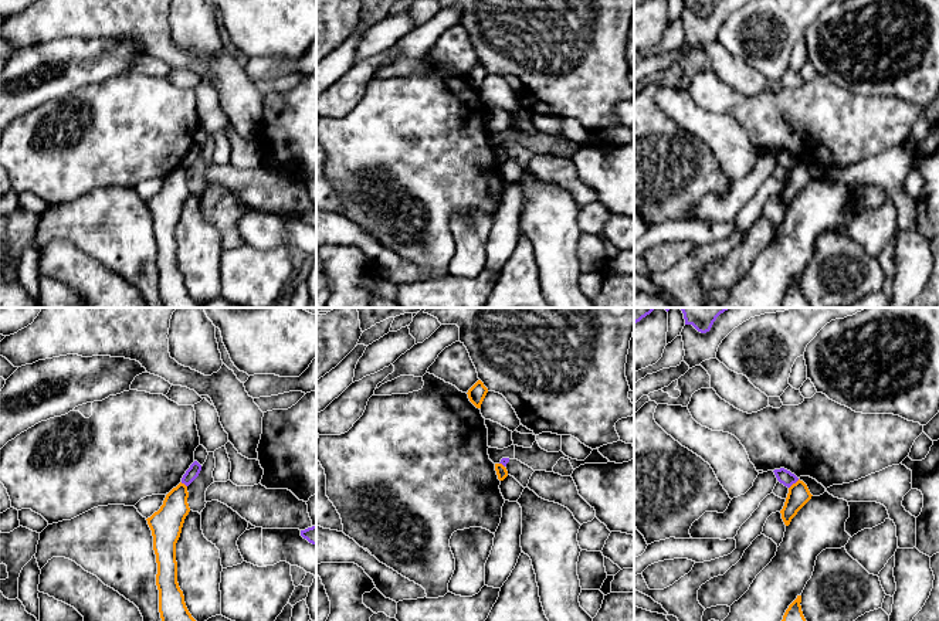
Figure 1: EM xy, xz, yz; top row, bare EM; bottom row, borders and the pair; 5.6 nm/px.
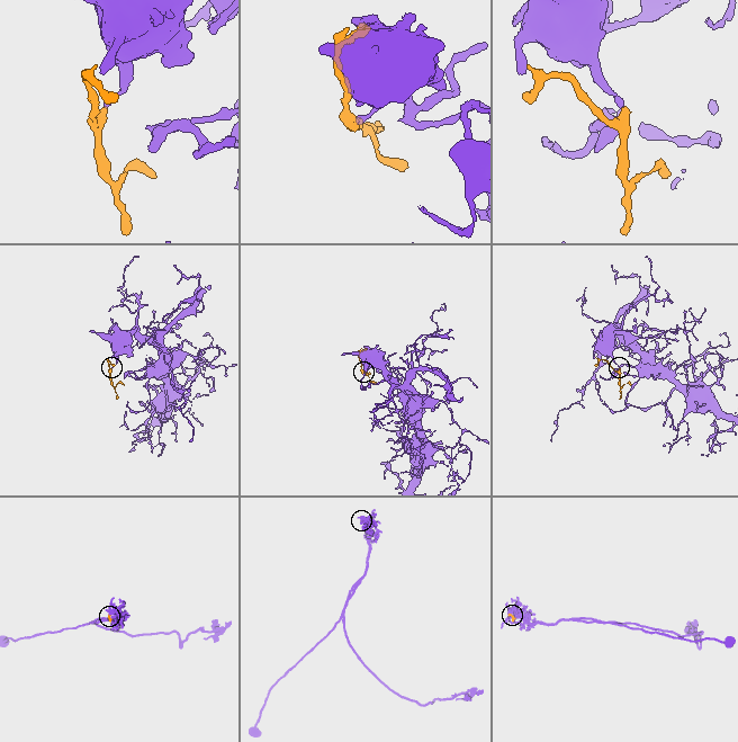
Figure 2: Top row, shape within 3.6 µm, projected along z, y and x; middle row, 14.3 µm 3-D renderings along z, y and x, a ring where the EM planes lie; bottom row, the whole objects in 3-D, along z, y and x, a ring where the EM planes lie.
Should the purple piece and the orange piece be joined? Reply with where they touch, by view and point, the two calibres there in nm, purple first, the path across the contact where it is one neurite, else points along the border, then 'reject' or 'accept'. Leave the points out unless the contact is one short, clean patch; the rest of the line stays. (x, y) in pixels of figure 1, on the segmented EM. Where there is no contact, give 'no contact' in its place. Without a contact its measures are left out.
meets purple in yz at (793, 482); 90 nm thick on the purple side, 120 nm on the other; border along yz (799, 479), (789, 488); reject

